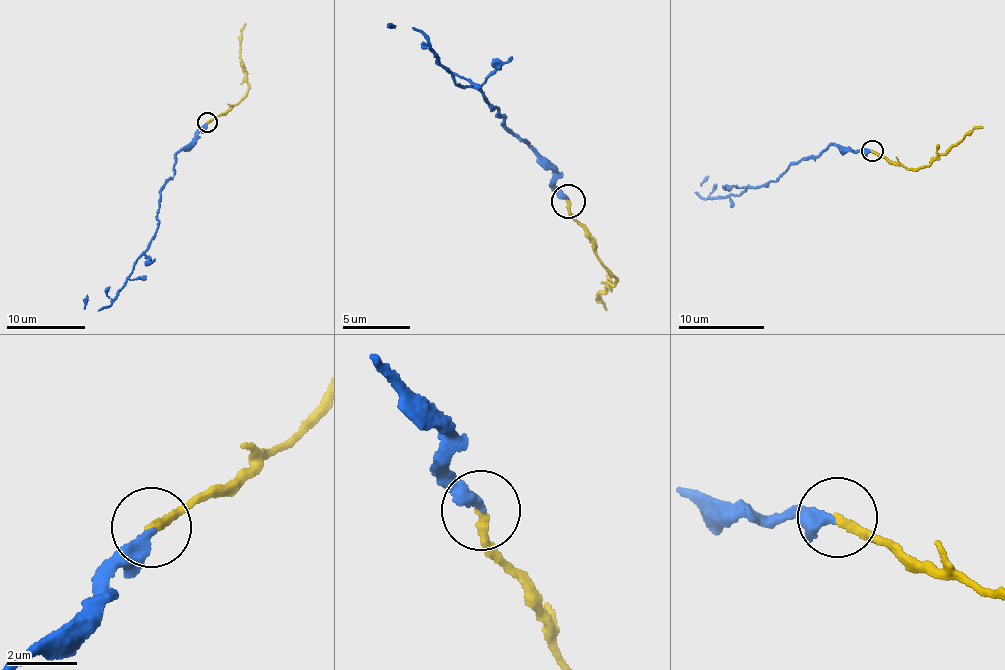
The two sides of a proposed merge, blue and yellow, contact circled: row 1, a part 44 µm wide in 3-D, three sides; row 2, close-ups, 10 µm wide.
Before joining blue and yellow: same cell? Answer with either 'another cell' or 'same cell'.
same cell

